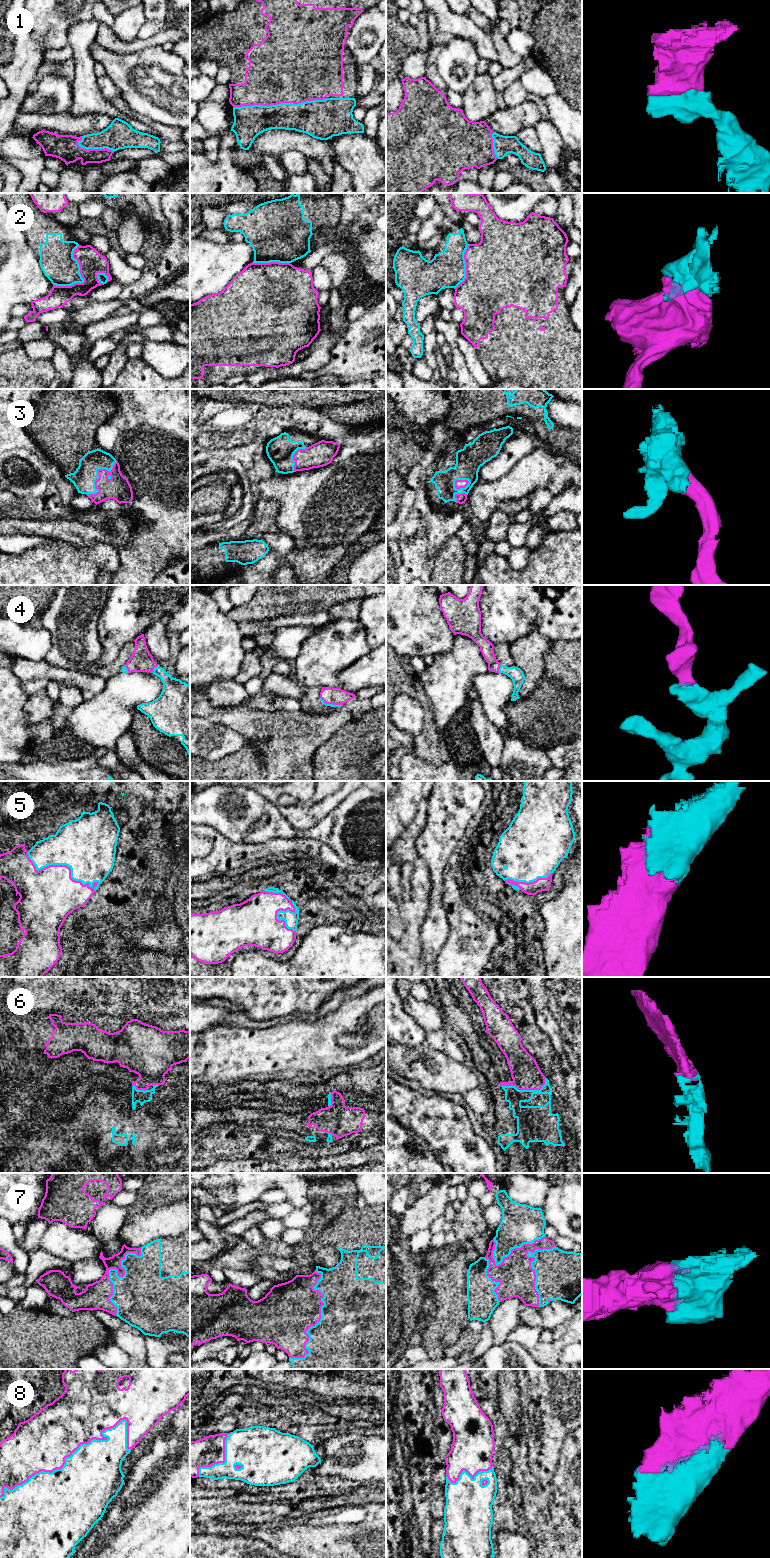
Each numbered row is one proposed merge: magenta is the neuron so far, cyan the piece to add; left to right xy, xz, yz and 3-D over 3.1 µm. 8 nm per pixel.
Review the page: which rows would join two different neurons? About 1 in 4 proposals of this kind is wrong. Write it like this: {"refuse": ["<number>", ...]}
{"refuse": ["2"]}

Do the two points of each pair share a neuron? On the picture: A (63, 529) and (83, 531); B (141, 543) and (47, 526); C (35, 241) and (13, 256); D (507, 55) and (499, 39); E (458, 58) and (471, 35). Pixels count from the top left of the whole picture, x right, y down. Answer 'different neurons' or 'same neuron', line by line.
A: same neuron
B: different neurons
C: different neurons
D: same neuron
E: different neurons

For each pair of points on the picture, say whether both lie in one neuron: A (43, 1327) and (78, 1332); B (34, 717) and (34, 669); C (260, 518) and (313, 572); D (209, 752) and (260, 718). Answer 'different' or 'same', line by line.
A: same
B: different
C: different
D: different

